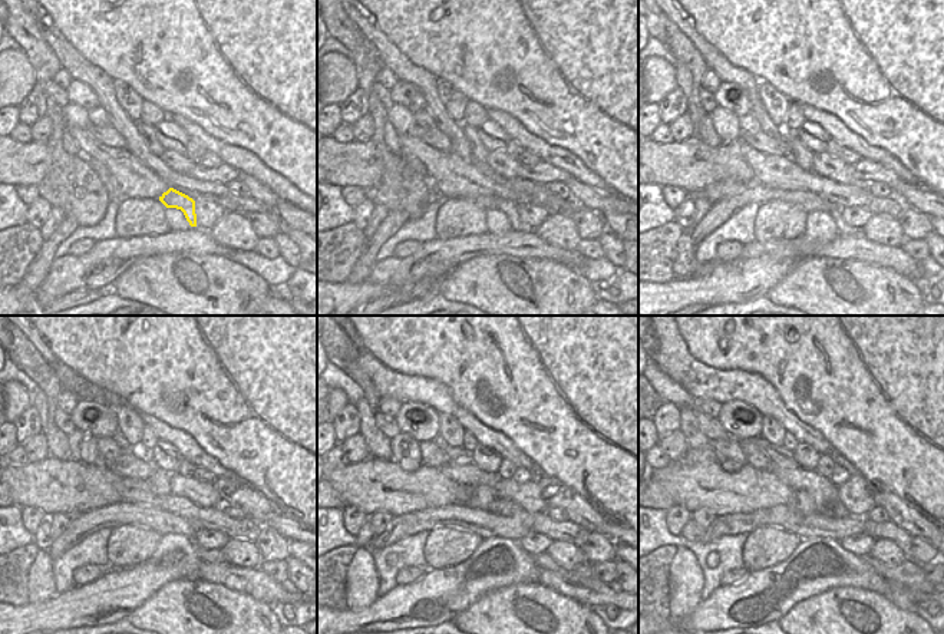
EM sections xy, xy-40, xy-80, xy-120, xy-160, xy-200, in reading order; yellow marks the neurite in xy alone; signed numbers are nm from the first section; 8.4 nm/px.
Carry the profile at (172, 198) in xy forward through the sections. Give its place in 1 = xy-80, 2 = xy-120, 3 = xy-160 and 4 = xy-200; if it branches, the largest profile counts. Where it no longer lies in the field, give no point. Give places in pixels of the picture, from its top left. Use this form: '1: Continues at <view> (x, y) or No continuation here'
1: Continues at xy-80 (835, 213)
2: Continues at xy-120 (208, 555)
3: Continues at xy-160 (543, 561)
4: Continues at xy-200 (911, 574).

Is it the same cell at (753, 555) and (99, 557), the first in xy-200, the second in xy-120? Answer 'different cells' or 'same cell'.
different cells

